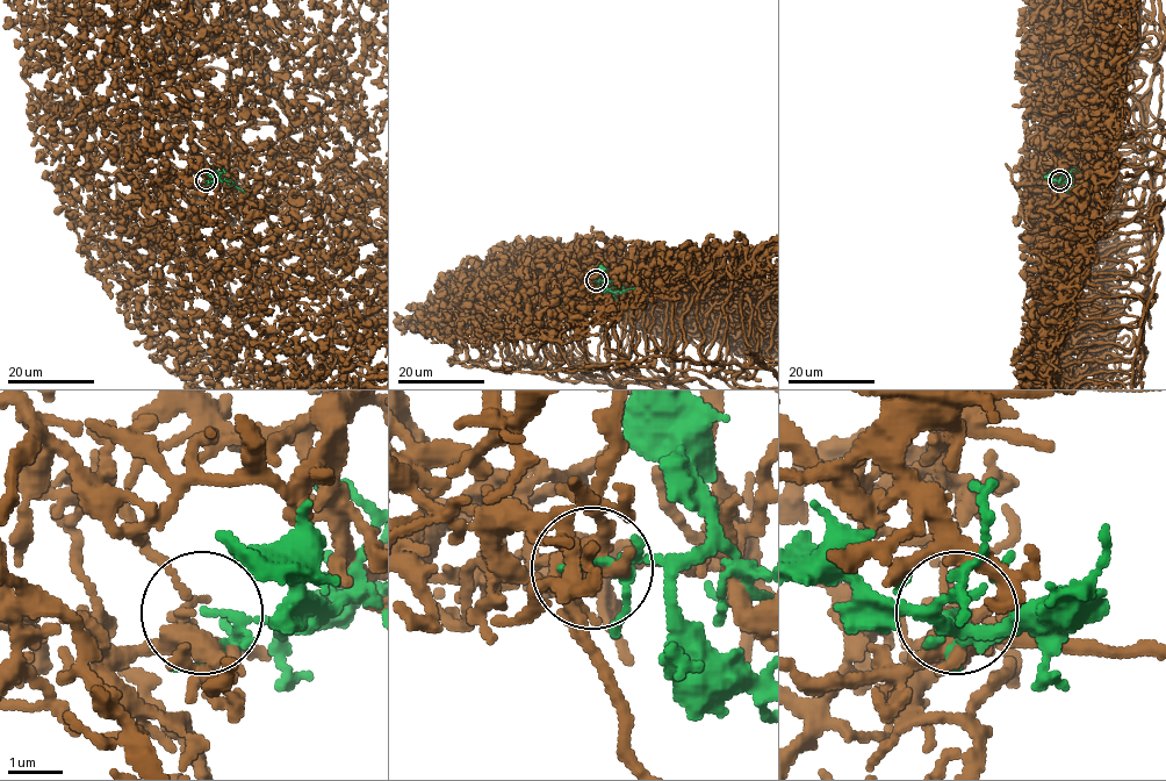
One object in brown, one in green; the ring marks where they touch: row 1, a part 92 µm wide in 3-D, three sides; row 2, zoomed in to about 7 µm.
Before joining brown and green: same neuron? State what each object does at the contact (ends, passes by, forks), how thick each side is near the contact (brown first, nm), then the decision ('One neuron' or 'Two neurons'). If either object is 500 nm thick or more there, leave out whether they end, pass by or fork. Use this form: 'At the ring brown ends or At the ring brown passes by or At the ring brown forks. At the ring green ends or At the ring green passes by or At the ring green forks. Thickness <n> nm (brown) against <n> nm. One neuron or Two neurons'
At the ring brown forks. At the ring green forks. Thickness 110 nm (brown) against 100 nm. Two neurons

